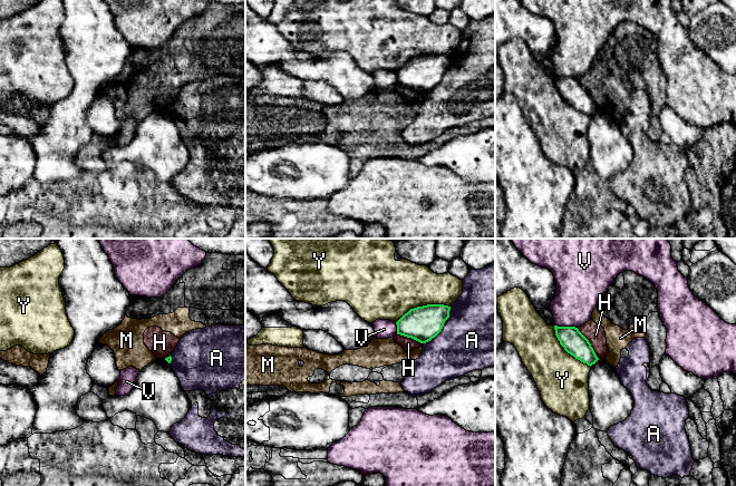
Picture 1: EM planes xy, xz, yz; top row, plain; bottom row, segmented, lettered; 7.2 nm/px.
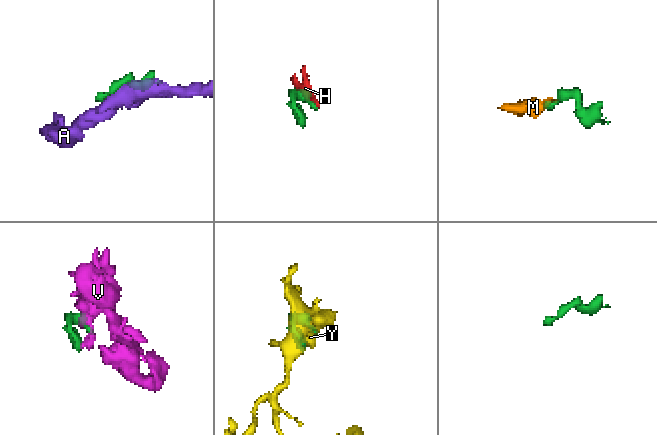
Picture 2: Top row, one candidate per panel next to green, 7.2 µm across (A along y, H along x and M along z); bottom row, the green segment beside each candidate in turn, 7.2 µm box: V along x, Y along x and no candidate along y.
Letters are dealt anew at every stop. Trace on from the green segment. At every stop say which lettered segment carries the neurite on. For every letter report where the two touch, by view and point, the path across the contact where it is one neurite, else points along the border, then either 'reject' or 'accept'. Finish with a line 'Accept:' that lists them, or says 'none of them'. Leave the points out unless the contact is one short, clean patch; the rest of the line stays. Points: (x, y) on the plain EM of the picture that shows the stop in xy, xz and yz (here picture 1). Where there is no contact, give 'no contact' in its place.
A: meets green in xz at (433, 87); reject
H: meets green in yz at (590, 94); reject
M: meets green in xy at (167, 107); border along xy (170, 105), (166, 108); reject
V: meets green in yz at (567, 77); reject
Y: meets green in xz at (423, 56); reject
Accept: none of them

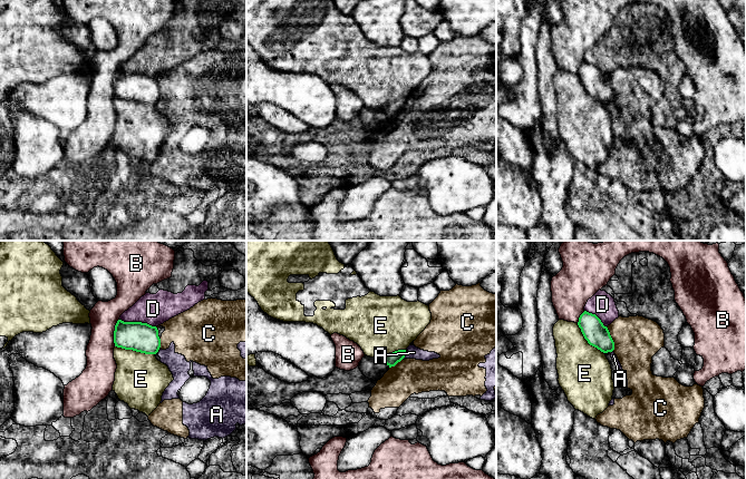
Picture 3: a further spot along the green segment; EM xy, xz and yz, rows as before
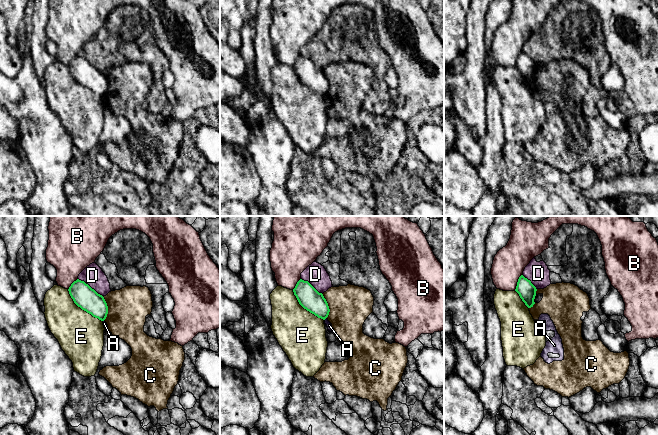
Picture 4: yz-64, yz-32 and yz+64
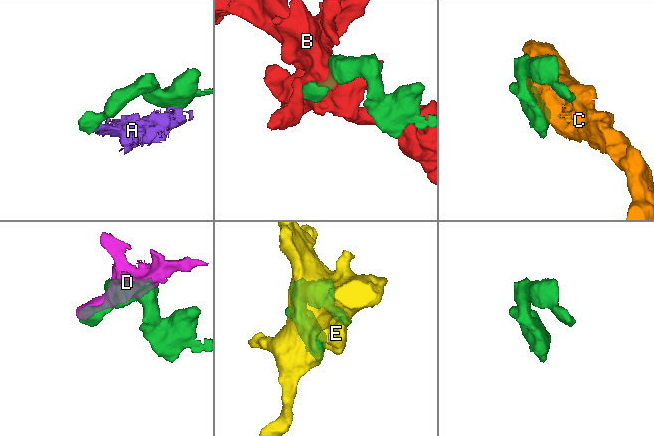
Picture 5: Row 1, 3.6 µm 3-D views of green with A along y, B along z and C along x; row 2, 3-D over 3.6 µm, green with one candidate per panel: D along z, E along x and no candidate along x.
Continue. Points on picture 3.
A: meets green in xz at (403, 108); border along xz (405, 107), (401, 109); reject
B: meets green in xy at (114, 82); reject
C: meets green in yz at (611, 89); reject
D: meets green in xy at (137, 72); reject
E: meets green in xy at (135, 100); reject
Accept: none of them

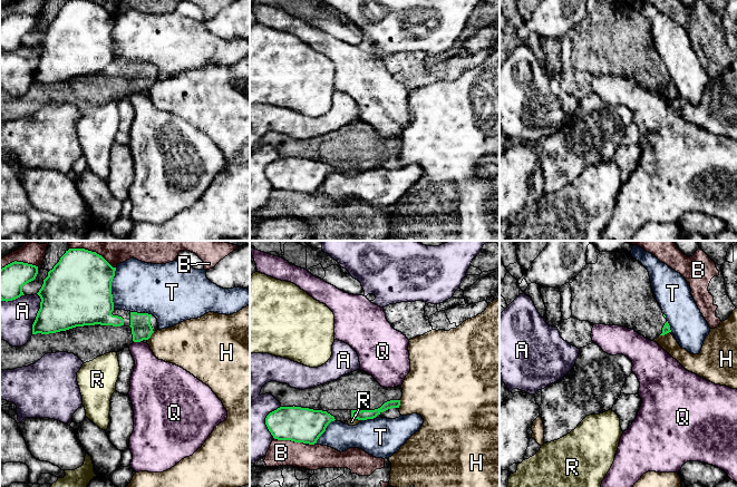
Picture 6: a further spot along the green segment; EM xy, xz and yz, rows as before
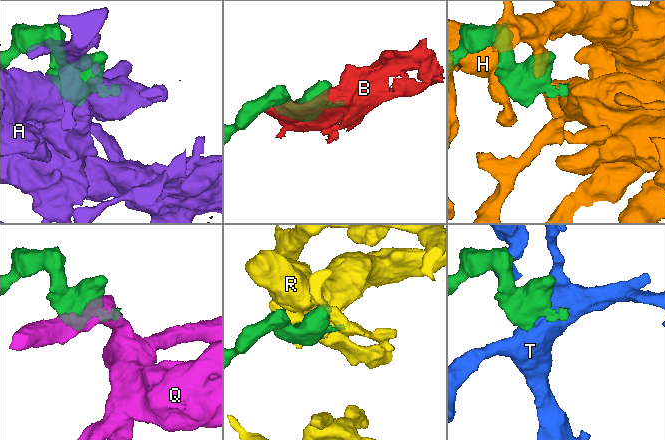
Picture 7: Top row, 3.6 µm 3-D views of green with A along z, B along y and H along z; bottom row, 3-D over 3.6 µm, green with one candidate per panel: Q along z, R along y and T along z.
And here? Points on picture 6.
A: meets green in xy at (37, 64); reject
B: meets green in xy at (18, 12); reject
H: meets green in yz at (665, 84); border along yz (670, 81), (660, 86); reject
Q: meets green in xy at (137, 91); border along xy (141, 90), (134, 93); reject
R: meets green in xz at (356, 168); accept
T: meets green in xy at (110, 39); reject
Accept: R

